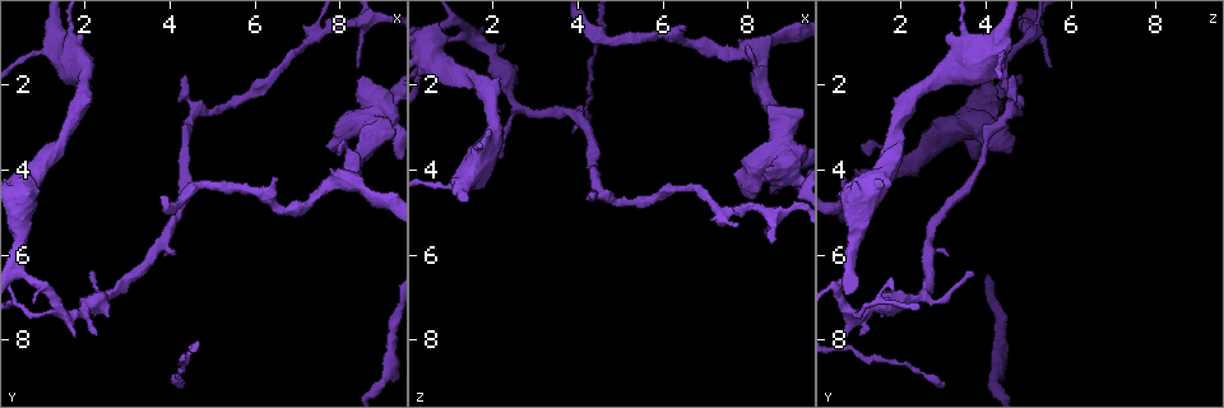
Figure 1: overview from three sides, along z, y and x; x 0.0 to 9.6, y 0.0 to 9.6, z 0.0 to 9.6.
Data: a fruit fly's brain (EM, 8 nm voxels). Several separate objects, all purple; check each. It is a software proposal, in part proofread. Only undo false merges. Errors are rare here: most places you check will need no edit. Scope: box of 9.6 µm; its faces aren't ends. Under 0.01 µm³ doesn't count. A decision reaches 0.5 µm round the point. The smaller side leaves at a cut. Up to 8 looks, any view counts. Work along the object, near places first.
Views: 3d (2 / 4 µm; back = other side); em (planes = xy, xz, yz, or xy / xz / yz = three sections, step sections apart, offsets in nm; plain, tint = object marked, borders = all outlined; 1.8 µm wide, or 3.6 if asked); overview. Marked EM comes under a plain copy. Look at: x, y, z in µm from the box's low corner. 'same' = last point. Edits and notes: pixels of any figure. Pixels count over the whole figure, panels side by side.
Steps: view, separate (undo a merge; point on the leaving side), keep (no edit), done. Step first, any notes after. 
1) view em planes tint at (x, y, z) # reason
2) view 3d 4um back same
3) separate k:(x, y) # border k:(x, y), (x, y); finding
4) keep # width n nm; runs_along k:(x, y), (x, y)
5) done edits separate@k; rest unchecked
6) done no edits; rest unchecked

view em 3.6um yz step 4 tint at (8.60, 2.90, 3.75) # four or more arms meet

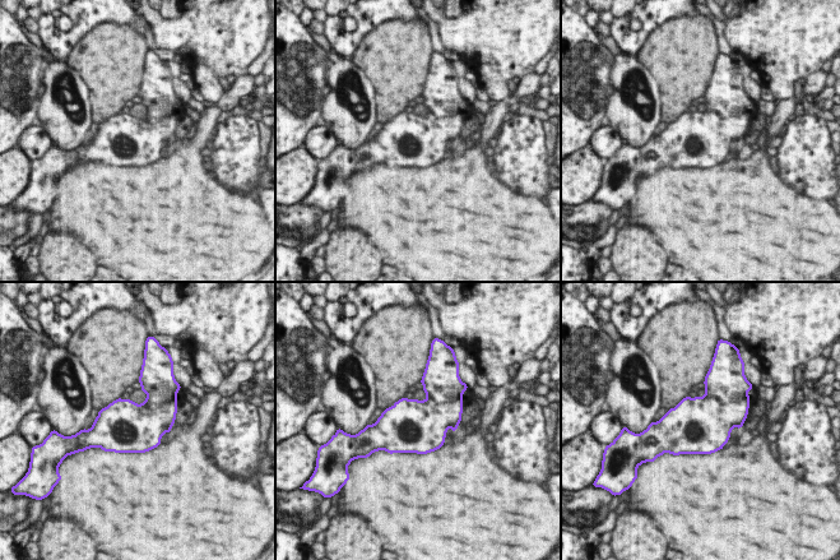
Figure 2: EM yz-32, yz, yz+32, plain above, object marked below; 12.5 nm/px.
view em 3.6um planes borders same # another direction

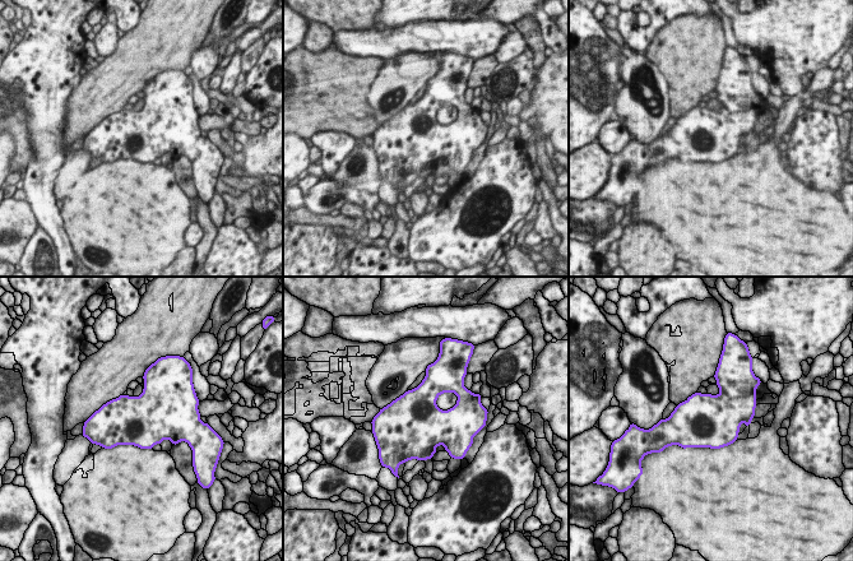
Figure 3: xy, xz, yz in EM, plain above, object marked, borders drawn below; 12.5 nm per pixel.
keep # continuous, no second cell

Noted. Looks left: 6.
view em 3.6um planes tint at (1.40, 7.35, 0.75)

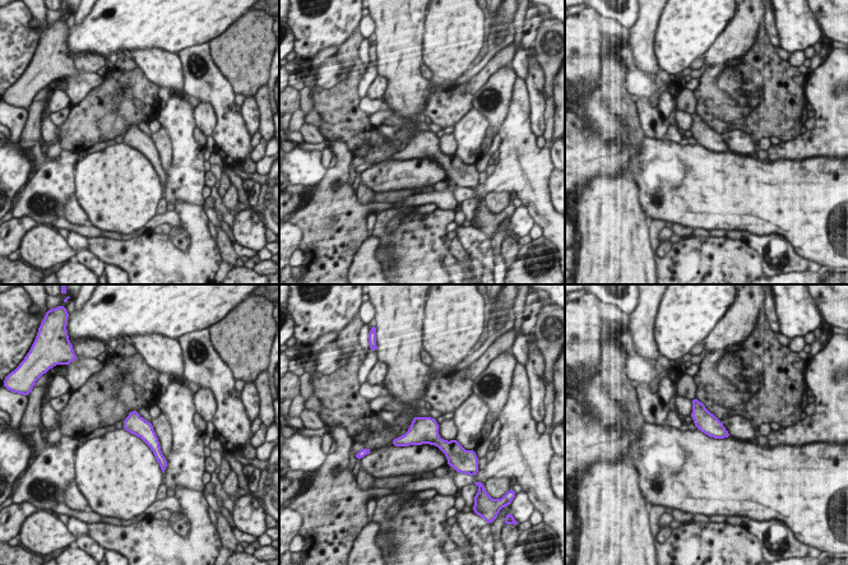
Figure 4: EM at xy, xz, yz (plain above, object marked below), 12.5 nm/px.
keep # width 240 nm; runs_along 4:(134, 413), (158, 455); continuous, no second cell

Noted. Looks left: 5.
view 3d 2um at (0.90, 3.95, 1.70)

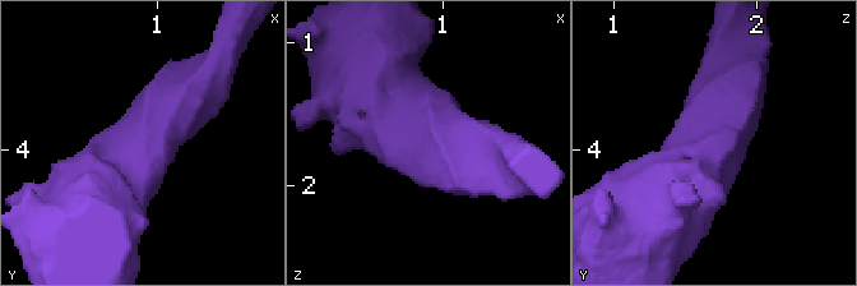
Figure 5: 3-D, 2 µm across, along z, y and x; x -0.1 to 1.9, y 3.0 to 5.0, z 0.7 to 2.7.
view em planes tint at (0.84, 4.00, 1.66) # now the EM

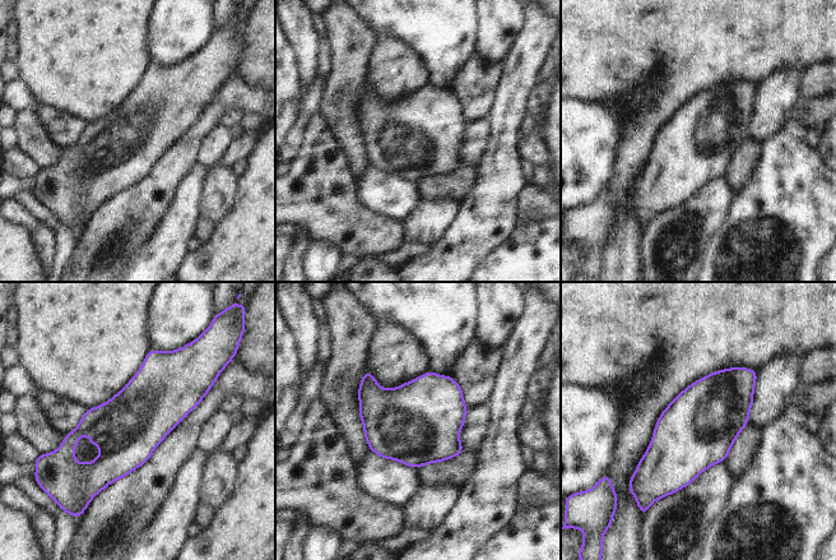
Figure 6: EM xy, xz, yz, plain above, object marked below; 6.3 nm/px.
keep # width 420 nm; all the same cell

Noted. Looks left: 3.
view 3d 2um at (7.40, 0.90, 5.00)

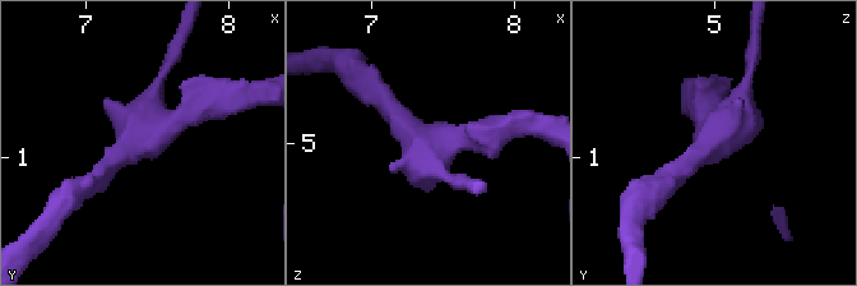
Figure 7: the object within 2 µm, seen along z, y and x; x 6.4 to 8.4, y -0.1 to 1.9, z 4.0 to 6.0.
view em 3.6um planes tint at (7.38, 0.90, 5.02) # arms 3

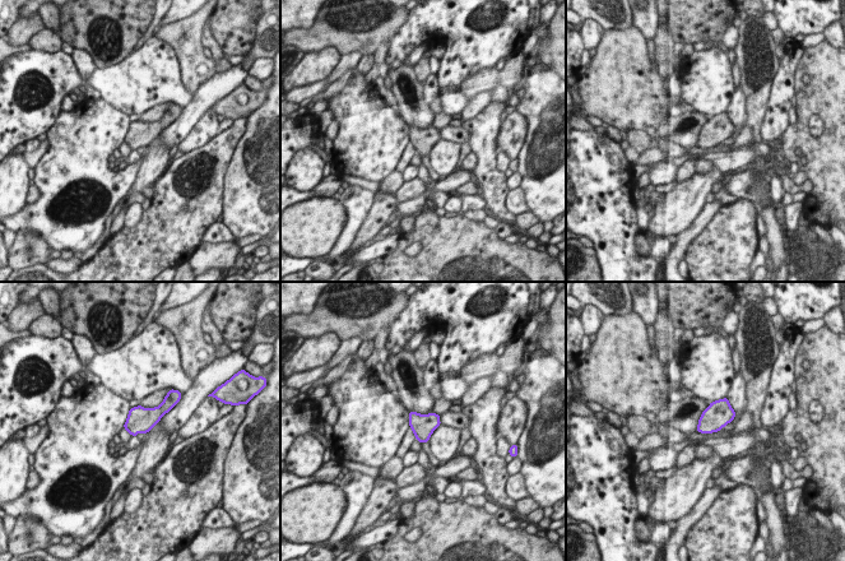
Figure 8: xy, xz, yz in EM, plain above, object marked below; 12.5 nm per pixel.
keep # one cell here

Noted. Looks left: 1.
done no edits; rest unchecked

